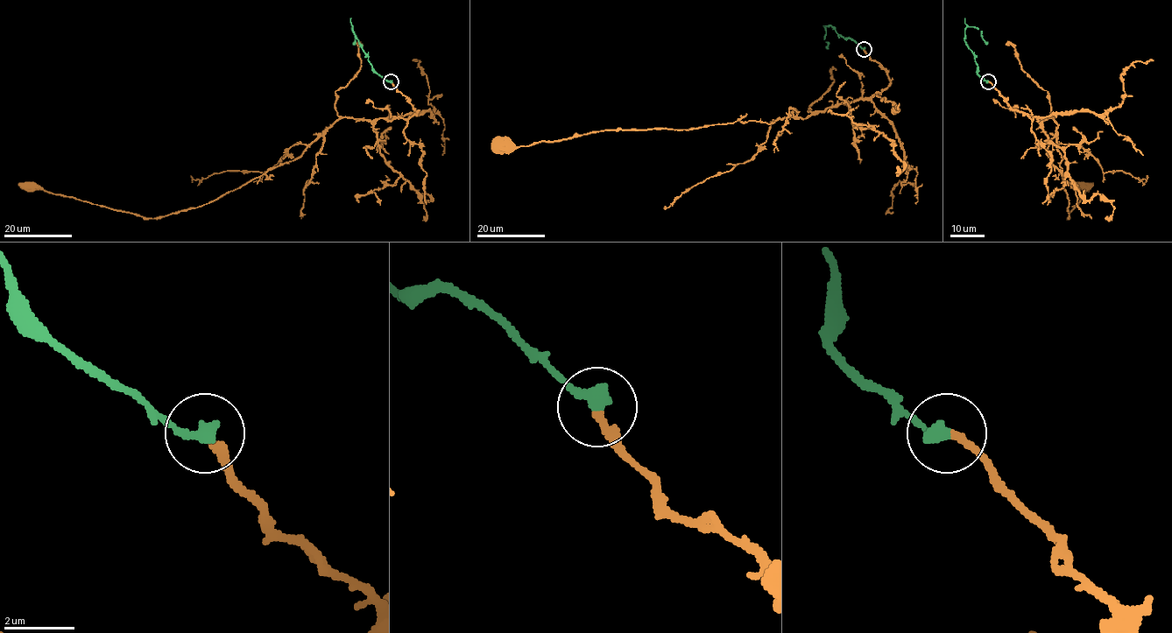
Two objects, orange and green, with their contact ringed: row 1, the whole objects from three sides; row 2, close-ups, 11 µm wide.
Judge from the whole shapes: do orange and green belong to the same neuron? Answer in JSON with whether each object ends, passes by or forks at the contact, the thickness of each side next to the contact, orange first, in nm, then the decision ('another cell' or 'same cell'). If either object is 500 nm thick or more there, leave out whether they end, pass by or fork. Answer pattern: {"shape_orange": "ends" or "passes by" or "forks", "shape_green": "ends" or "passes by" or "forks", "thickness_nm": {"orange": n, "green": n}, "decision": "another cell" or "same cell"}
{"shape_orange": "ends", "shape_green": "ends", "thickness_nm": {"orange": 240, "green": 440}, "decision": "same cell"}

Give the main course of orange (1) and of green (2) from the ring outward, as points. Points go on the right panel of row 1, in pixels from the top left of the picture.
1: (989, 81), (1013, 109), (1031, 119), (1051, 117), (1057, 124), (1069, 218), (1085, 193), (1079, 184)
2: (989, 81), (977, 73), (975, 55), (963, 39), (964, 29), (977, 27), (986, 45)

